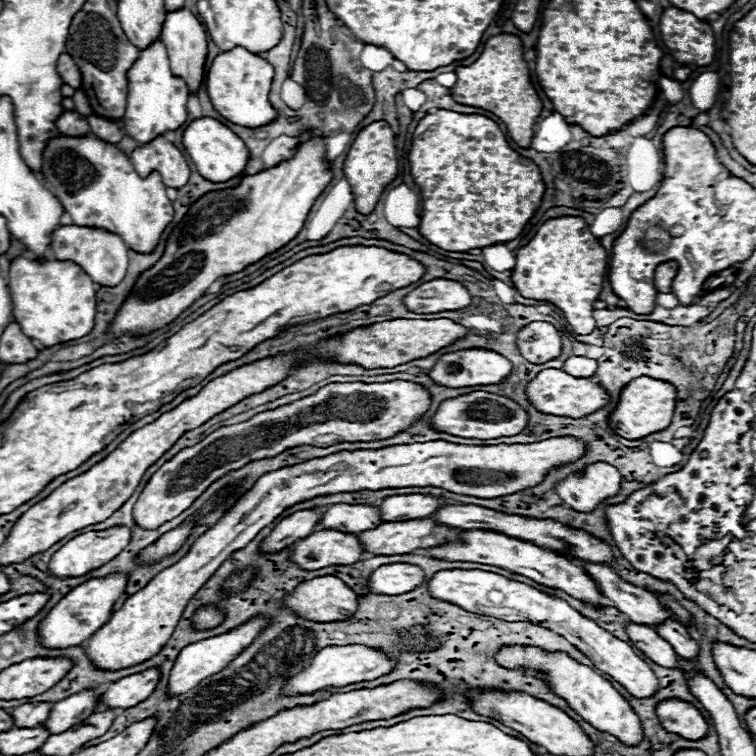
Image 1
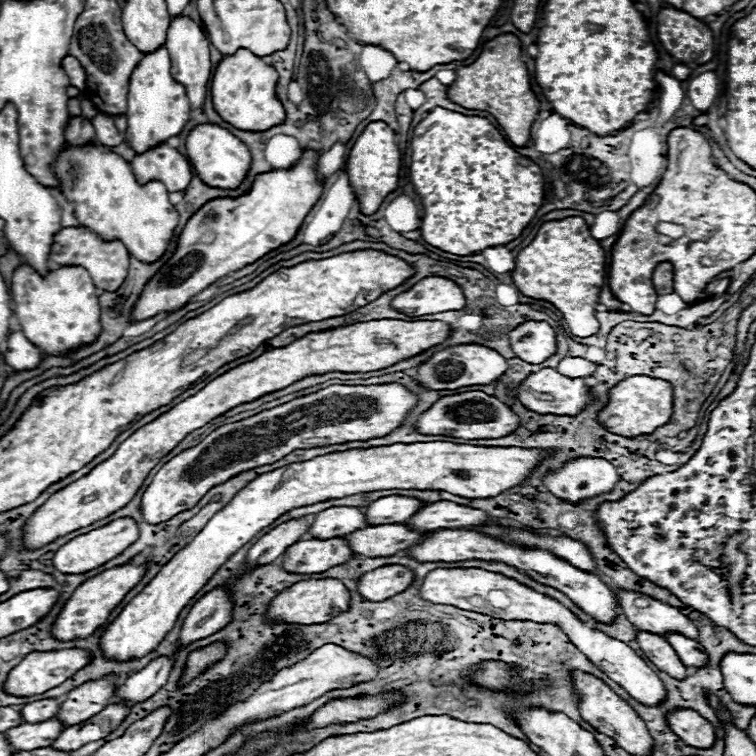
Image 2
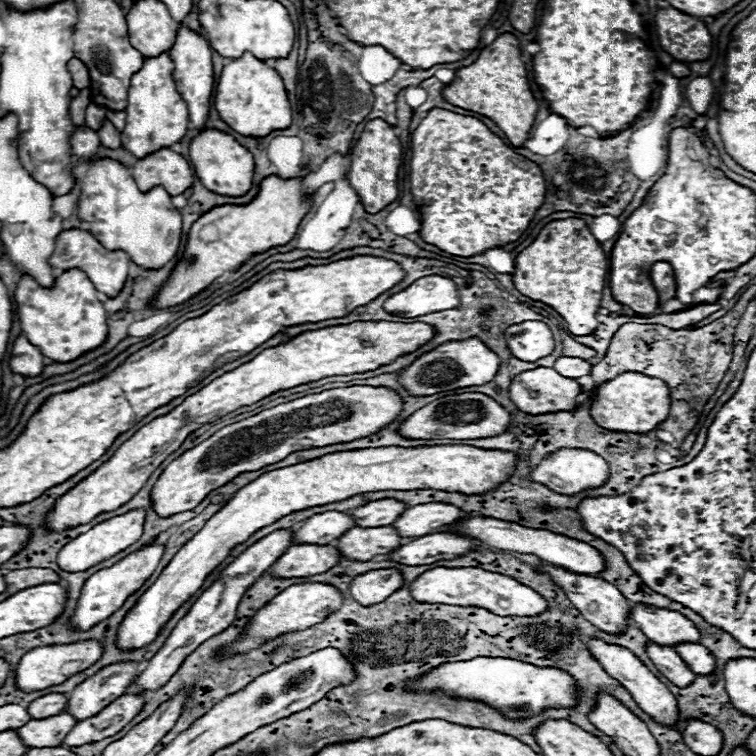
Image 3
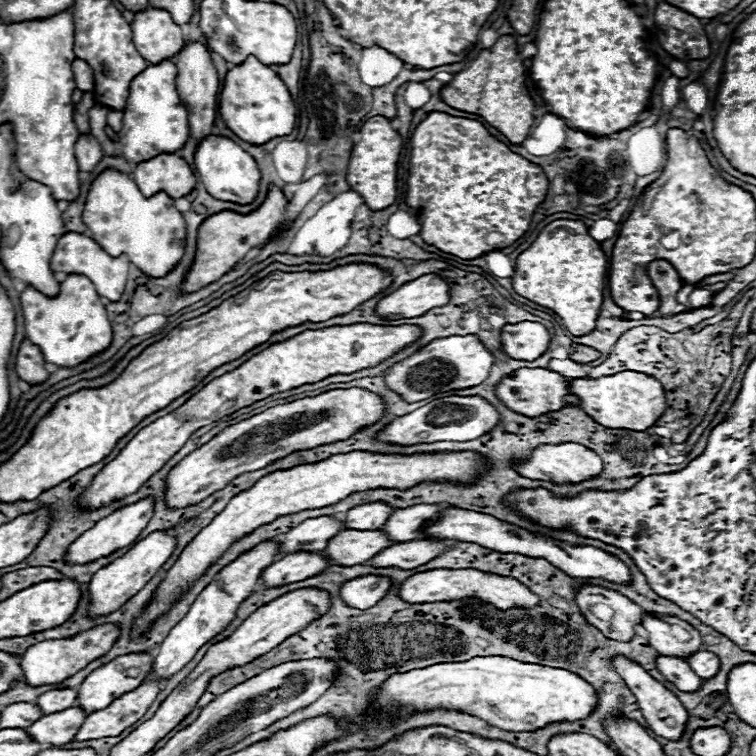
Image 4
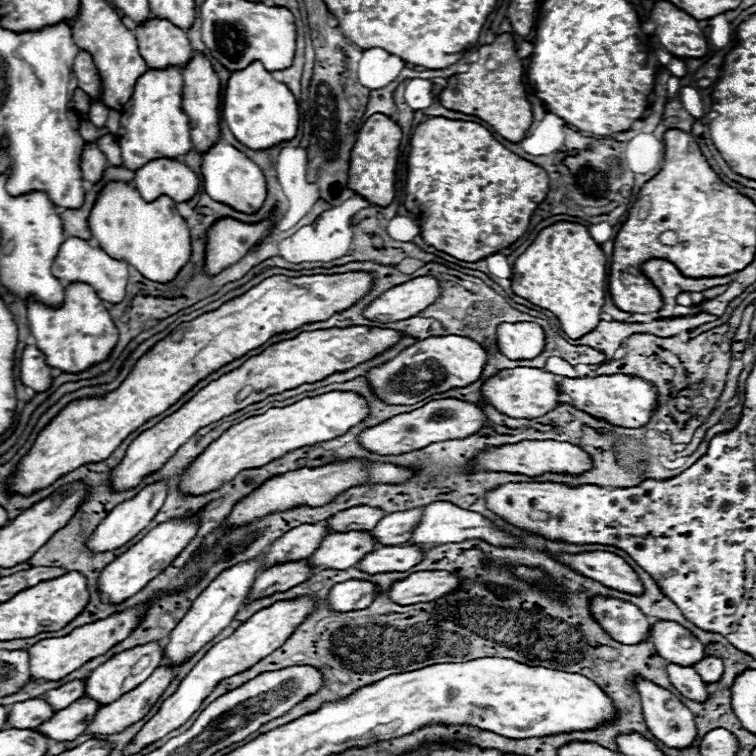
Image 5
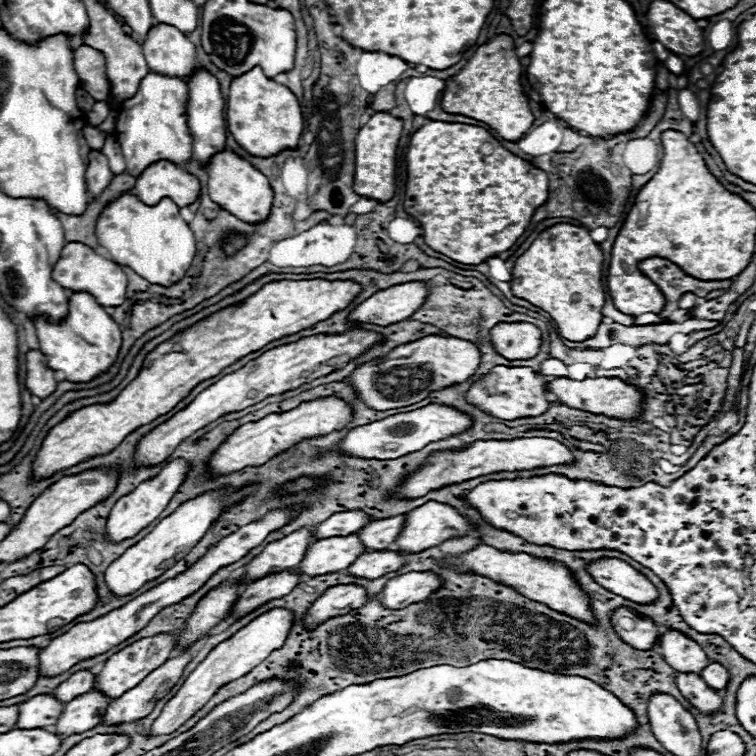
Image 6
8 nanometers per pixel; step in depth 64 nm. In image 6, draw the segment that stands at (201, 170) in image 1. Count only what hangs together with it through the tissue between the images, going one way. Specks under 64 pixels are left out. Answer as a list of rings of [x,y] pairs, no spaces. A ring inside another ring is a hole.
[[[224,150],[212,156],[212,162],[206,168],[206,172],[208,172],[208,194],[212,202],[220,204],[224,210],[234,214],[238,220],[256,224],[256,222],[264,222],[270,216],[274,192],[270,188],[268,178],[260,170],[256,170],[250,162],[246,162],[244,158],[240,158],[238,154],[230,150]]]

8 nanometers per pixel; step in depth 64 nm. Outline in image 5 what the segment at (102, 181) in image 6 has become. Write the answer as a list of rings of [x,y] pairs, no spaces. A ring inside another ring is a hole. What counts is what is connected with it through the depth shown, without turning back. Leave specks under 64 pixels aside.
[[[86,144],[84,146],[84,154],[82,154],[82,174],[84,180],[98,184],[104,176],[106,170],[106,156],[100,152],[100,148],[96,144]]]

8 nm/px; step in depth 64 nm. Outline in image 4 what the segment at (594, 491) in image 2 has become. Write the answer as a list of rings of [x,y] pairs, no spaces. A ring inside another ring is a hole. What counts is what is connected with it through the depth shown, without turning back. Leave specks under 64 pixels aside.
[[[540,444],[526,462],[514,464],[514,470],[532,480],[576,484],[602,472],[602,460],[582,444]]]

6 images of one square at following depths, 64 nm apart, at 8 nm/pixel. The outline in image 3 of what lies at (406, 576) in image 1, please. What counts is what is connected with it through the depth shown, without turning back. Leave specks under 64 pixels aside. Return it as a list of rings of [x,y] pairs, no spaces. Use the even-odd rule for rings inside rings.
[[[372,570],[352,580],[350,596],[362,606],[372,606],[386,600],[402,586],[404,582],[398,570]]]

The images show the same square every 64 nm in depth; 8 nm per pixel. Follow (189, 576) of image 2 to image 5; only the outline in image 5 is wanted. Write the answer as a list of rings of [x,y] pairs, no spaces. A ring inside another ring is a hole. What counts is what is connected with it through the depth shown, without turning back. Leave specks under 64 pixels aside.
[[[336,462],[336,464],[328,464],[322,468],[300,468],[294,472],[286,472],[282,476],[270,478],[268,482],[264,482],[258,490],[254,490],[248,498],[244,498],[240,504],[236,504],[234,512],[230,514],[230,522],[234,526],[242,526],[248,524],[252,520],[258,520],[266,514],[278,512],[278,510],[286,510],[286,508],[294,508],[300,504],[308,504],[308,506],[322,506],[330,500],[334,500],[336,494],[344,492],[350,486],[356,484],[364,484],[364,482],[382,482],[382,484],[396,484],[396,482],[404,482],[406,478],[410,478],[410,472],[404,468],[396,468],[392,464],[372,464],[372,466],[364,466],[360,462]]]

